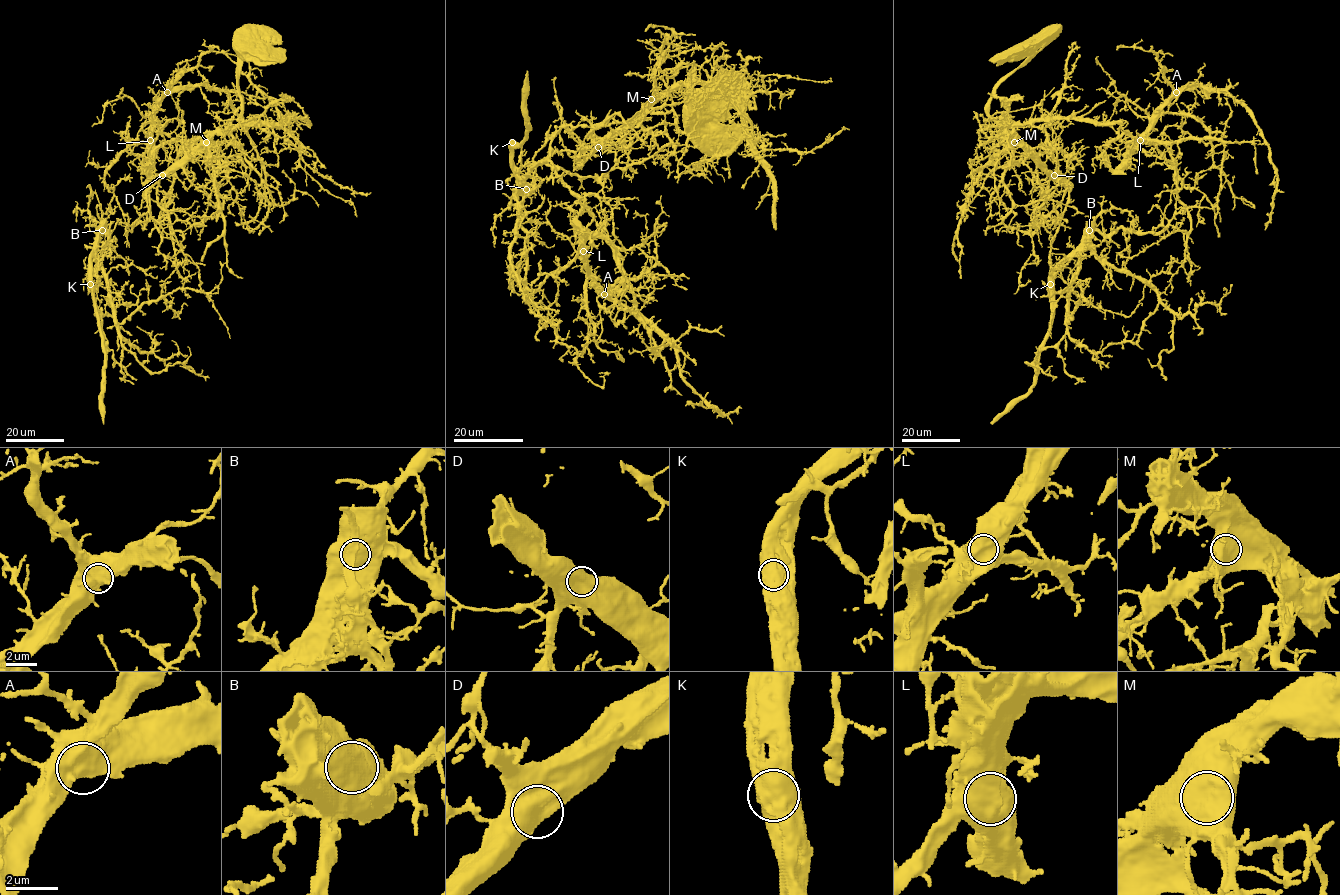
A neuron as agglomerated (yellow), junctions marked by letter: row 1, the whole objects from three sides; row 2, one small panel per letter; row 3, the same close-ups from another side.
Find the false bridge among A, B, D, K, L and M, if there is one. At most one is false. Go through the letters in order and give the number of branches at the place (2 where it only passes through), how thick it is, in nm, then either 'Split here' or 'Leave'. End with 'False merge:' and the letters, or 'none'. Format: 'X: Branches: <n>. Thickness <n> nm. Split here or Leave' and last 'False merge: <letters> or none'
A: Branches: 1. Thickness 1000 nm. Leave
B: Branches: 1. Thickness 1150 nm. Leave
D: Branches: 1. Thickness 1200 nm. Leave
K: Branches: 1. Thickness 1250 nm. Leave
L: Branches: 1. Thickness 1100 nm. Leave
M: Branches: 1. Thickness 1100 nm. Leave
False merge: none

